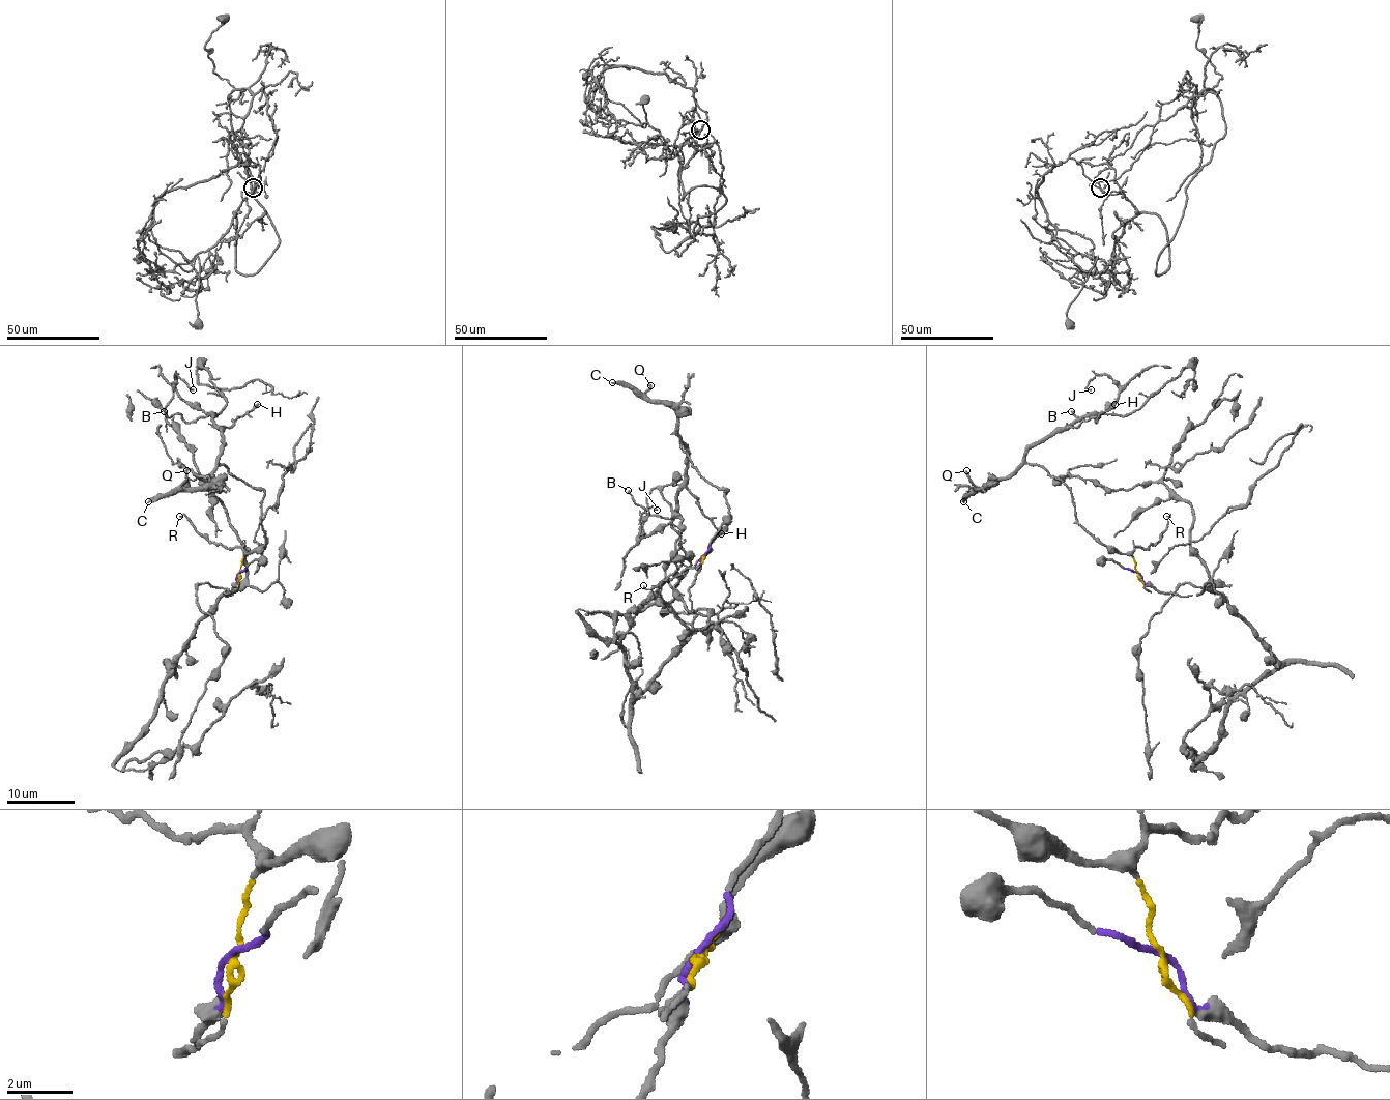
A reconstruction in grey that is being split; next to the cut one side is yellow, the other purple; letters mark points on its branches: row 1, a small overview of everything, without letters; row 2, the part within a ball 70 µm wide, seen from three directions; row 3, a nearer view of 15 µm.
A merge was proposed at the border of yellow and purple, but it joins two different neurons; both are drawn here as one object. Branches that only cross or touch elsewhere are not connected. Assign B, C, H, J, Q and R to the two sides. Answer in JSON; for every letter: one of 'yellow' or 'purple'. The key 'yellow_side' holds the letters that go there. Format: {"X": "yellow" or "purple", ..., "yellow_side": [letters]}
{"B": "yellow", "C": "yellow", "H": "yellow", "J": "yellow", "Q": "yellow", "R": "yellow", "yellow_side": ["B", "C", "H", "J", "Q", "R"]}

